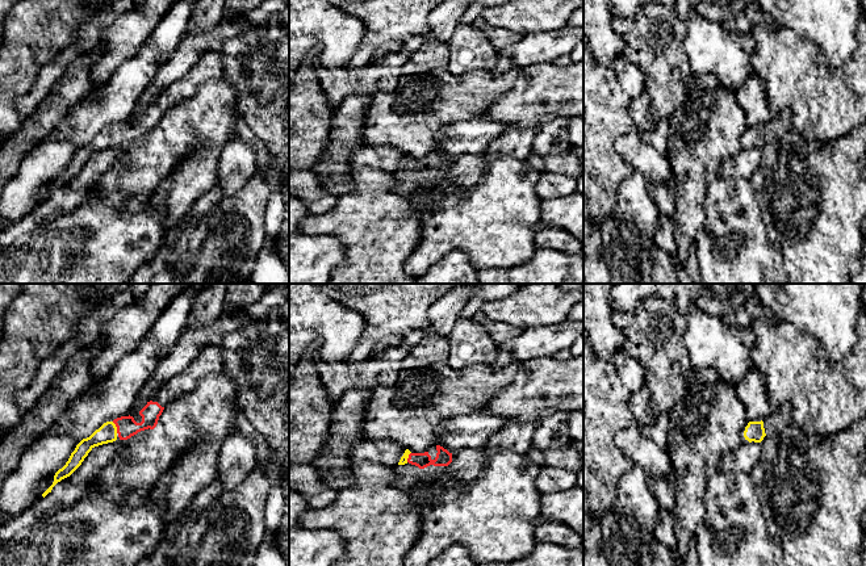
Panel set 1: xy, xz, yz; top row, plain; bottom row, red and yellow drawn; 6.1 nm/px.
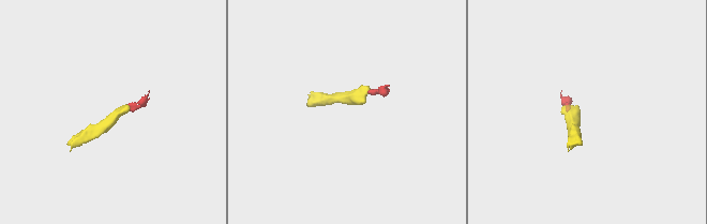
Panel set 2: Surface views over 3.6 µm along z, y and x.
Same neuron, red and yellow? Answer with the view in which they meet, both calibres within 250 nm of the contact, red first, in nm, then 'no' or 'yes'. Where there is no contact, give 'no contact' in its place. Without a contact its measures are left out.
contact in xy; calibres 130 and 110 nm; yes

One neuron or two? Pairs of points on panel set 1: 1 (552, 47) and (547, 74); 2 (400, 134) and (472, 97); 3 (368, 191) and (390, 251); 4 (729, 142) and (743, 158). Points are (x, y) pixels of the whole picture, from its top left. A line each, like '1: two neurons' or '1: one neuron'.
1: two neurons
2: one neuron
3: one neuron
4: two neurons

